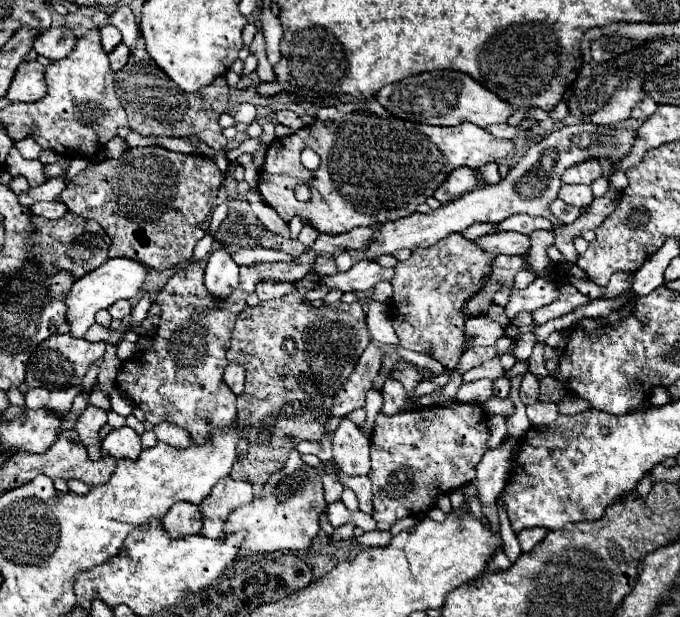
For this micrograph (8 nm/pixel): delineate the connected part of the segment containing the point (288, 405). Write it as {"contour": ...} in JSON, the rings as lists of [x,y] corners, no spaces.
{"contour":[[[308,276],[300,280],[302,286],[298,292],[280,300],[260,302],[254,308],[246,306],[236,318],[226,358],[228,362],[242,364],[246,370],[246,390],[238,396],[236,408],[240,428],[248,426],[250,434],[248,450],[232,466],[232,480],[262,486],[272,472],[284,468],[288,454],[298,442],[320,442],[336,392],[344,386],[370,344],[366,316],[358,302],[336,302],[314,308],[302,300],[312,280],[316,278]]]}

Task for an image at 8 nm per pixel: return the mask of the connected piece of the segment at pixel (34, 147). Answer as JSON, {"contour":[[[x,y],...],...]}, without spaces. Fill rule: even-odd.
{"contour":[[[28,136],[28,138],[24,138],[24,140],[20,140],[20,142],[16,142],[16,148],[20,150],[20,154],[26,158],[26,160],[36,160],[38,156],[40,156],[40,146]]]}

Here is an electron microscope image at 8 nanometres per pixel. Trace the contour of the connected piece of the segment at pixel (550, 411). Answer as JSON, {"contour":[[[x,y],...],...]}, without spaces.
{"contour":[[[536,402],[536,404],[528,406],[528,410],[530,410],[530,422],[532,424],[550,424],[560,416],[558,406],[552,402],[546,402],[546,404]]]}

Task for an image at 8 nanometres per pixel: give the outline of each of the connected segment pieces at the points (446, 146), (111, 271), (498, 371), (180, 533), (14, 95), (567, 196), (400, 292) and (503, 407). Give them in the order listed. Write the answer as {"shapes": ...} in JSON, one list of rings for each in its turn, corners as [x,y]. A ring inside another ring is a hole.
{"shapes":[[[[336,106],[320,108],[316,122],[290,134],[284,138],[276,138],[272,146],[266,152],[266,162],[262,166],[262,172],[258,172],[258,190],[262,194],[262,200],[272,206],[278,216],[288,224],[294,216],[302,218],[302,222],[308,222],[312,228],[316,228],[320,234],[342,234],[356,226],[374,226],[386,224],[404,216],[410,216],[416,212],[416,206],[426,202],[436,188],[446,180],[446,176],[460,168],[482,168],[488,162],[498,162],[506,158],[514,148],[512,140],[500,140],[488,134],[480,126],[472,124],[460,124],[452,128],[444,126],[428,126],[428,124],[416,124],[406,122],[390,116],[388,112],[380,110],[380,114],[370,112],[340,112]],[[324,120],[332,120],[330,126],[324,124]],[[304,148],[312,148],[320,158],[322,164],[316,172],[310,172],[300,162],[300,152]],[[298,184],[306,184],[312,190],[312,198],[308,202],[298,202],[294,196],[294,188]]],[[[112,258],[112,260],[106,260],[100,268],[96,268],[96,272],[90,272],[88,276],[82,276],[80,280],[76,280],[72,290],[64,298],[66,322],[70,324],[68,334],[74,336],[74,338],[82,338],[84,332],[94,324],[94,314],[98,310],[104,310],[104,308],[112,306],[116,300],[134,298],[144,284],[146,272],[148,272],[148,268],[144,268],[142,264],[136,264],[136,260]]],[[[492,358],[492,360],[482,362],[480,366],[476,366],[476,368],[468,370],[468,372],[464,372],[464,382],[474,382],[474,380],[478,380],[478,378],[496,380],[496,378],[500,378],[502,374],[504,374],[504,370],[502,370],[500,360],[498,360],[498,358]]],[[[174,504],[162,522],[170,538],[184,538],[200,532],[200,514],[192,504]]],[[[36,60],[22,62],[12,78],[6,98],[10,102],[38,102],[44,96],[46,96],[44,66],[38,64]]],[[[564,184],[564,186],[560,188],[558,198],[560,198],[560,200],[564,200],[566,204],[570,204],[570,206],[576,206],[576,208],[586,208],[586,206],[590,206],[590,202],[592,202],[594,194],[592,194],[590,186]]],[[[452,234],[430,248],[416,248],[406,262],[396,264],[394,276],[390,280],[390,284],[394,288],[394,296],[392,296],[394,312],[390,312],[390,318],[392,318],[394,332],[400,338],[400,344],[408,350],[430,354],[446,370],[454,370],[460,362],[462,352],[464,352],[464,342],[466,342],[464,322],[470,318],[470,314],[462,312],[464,302],[468,298],[472,298],[478,290],[484,288],[482,280],[490,276],[492,262],[494,262],[494,256],[484,252],[474,240],[466,240],[462,234]]],[[[490,398],[488,402],[482,404],[484,406],[484,412],[490,416],[490,414],[512,414],[514,412],[514,406],[512,402],[506,398],[506,400],[500,400],[500,398]]]]}

